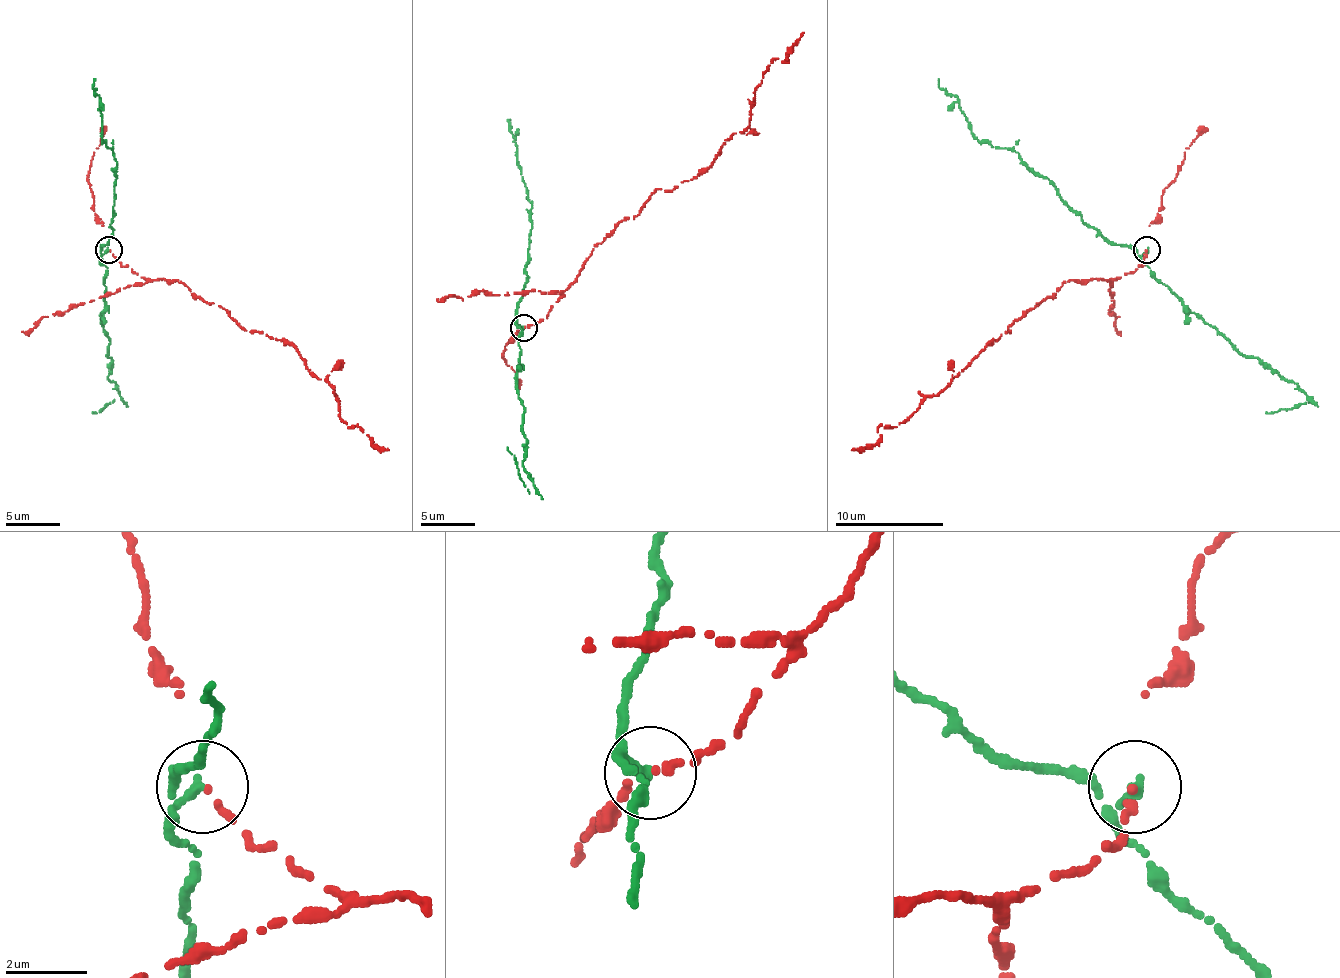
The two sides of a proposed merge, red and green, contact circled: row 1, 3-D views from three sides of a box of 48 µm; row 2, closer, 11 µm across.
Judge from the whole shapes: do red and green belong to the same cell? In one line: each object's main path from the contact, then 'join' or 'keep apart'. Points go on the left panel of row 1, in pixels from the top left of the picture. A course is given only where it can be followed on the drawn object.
red runs (111, 251), (132, 272), (178, 280), (241, 327), (287, 340), (333, 389), (347, 427), (355, 425), (388, 449); green runs (108, 251), (100, 256), (113, 232), (116, 158), (102, 142), (94, 79); keep apart

